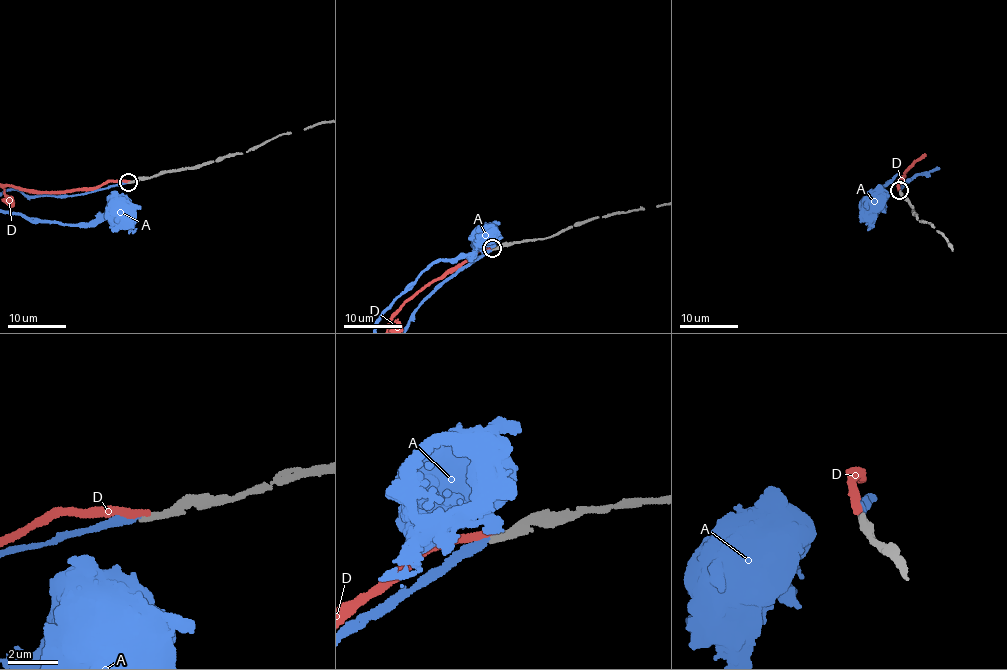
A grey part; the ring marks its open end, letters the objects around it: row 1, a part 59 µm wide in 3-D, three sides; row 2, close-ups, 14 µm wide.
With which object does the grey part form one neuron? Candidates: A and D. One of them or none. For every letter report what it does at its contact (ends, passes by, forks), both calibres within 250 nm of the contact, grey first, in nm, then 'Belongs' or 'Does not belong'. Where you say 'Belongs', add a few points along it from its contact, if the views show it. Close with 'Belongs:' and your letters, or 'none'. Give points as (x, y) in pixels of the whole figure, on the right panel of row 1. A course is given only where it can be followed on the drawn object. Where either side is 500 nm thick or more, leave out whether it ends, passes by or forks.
A: It ends there. Thickness 240 nm (grey) against 240 nm. Belongs
D: It ends there. Thickness 240 nm (grey) against 320 nm. Does not belong
Belongs: A

